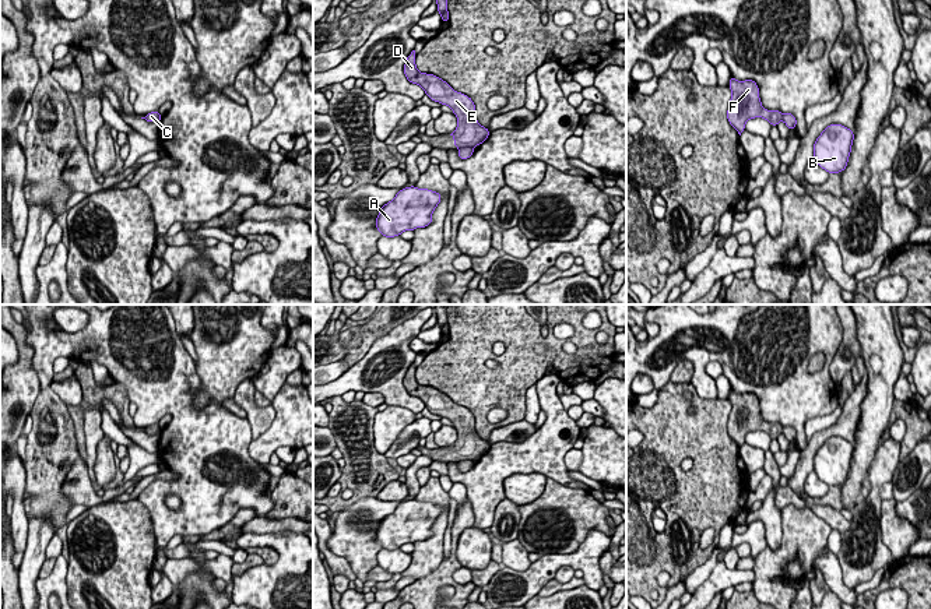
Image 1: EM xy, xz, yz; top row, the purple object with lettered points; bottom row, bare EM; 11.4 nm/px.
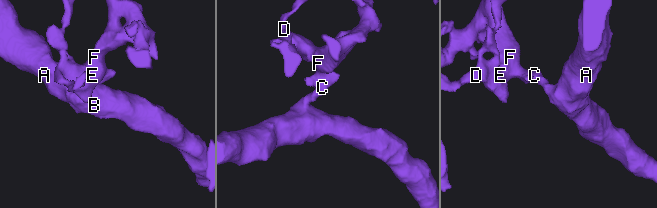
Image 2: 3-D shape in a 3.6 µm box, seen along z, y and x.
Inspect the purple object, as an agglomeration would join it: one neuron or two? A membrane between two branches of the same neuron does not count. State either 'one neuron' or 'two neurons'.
two neurons

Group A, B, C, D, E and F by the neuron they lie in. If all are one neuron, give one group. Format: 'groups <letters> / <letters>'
groups A B C / D E F

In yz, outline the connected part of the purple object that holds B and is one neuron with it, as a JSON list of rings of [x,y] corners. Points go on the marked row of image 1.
[[[829,124],[814,144],[814,158],[829,173],[843,172],[847,166],[854,133],[843,124]]]

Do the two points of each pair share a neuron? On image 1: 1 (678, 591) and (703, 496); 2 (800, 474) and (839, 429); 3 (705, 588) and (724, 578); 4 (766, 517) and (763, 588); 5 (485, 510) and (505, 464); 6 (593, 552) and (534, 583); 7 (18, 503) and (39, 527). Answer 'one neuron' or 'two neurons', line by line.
1: two neurons
2: one neuron
3: one neuron
4: two neurons
5: one neuron
6: one neuron
7: two neurons

